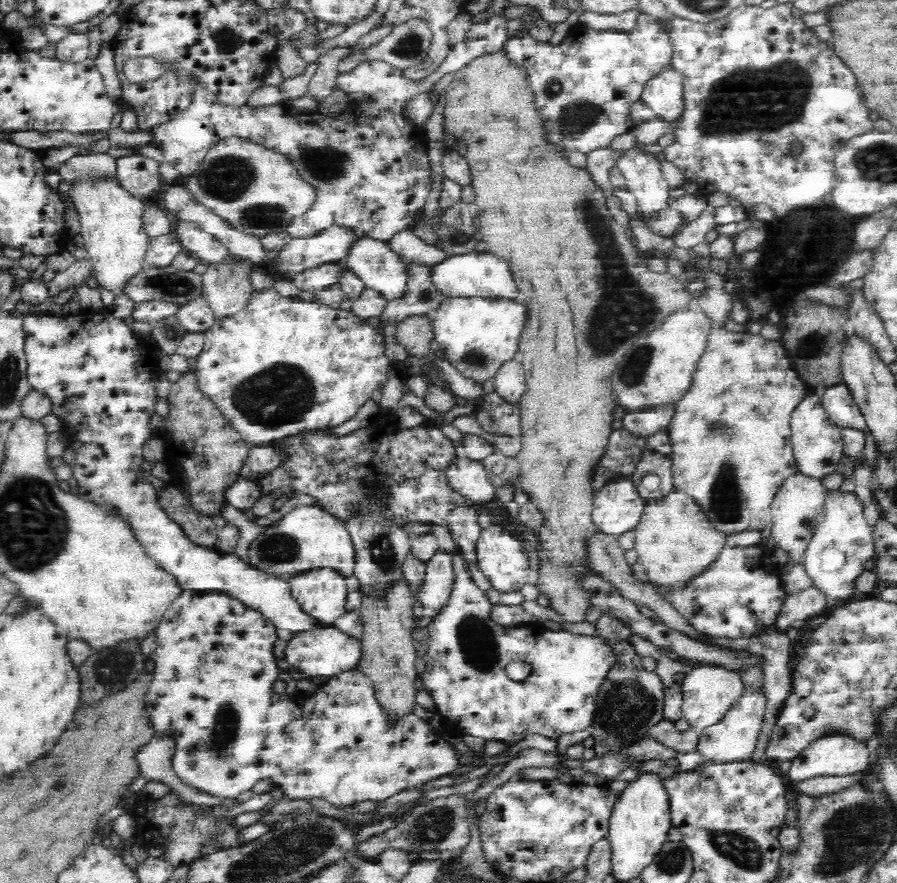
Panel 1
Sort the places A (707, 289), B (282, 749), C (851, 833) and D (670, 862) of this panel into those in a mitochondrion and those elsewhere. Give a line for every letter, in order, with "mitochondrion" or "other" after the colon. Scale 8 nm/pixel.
A: other
B: other
C: mitochondrion
D: mitochondrion

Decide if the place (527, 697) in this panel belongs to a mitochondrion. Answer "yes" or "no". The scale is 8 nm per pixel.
no

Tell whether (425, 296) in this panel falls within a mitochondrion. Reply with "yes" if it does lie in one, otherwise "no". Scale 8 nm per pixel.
yes

